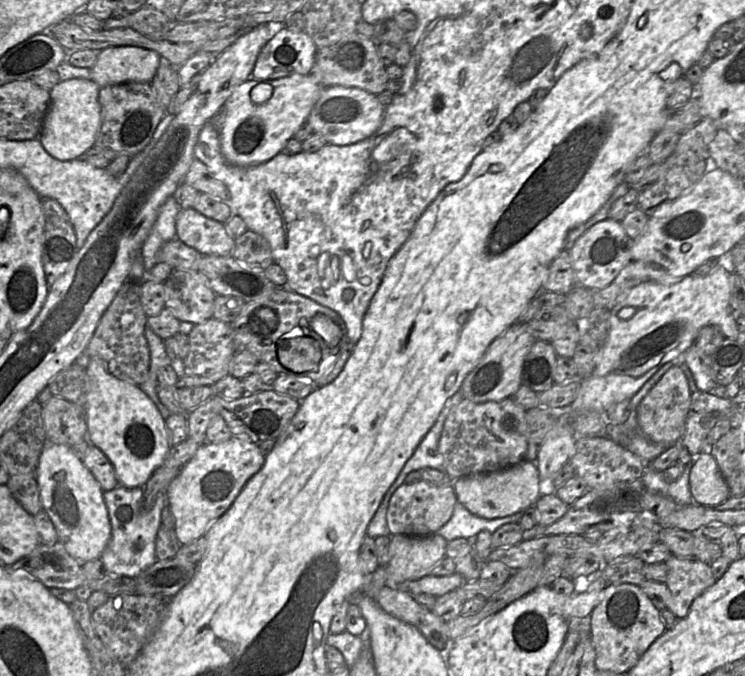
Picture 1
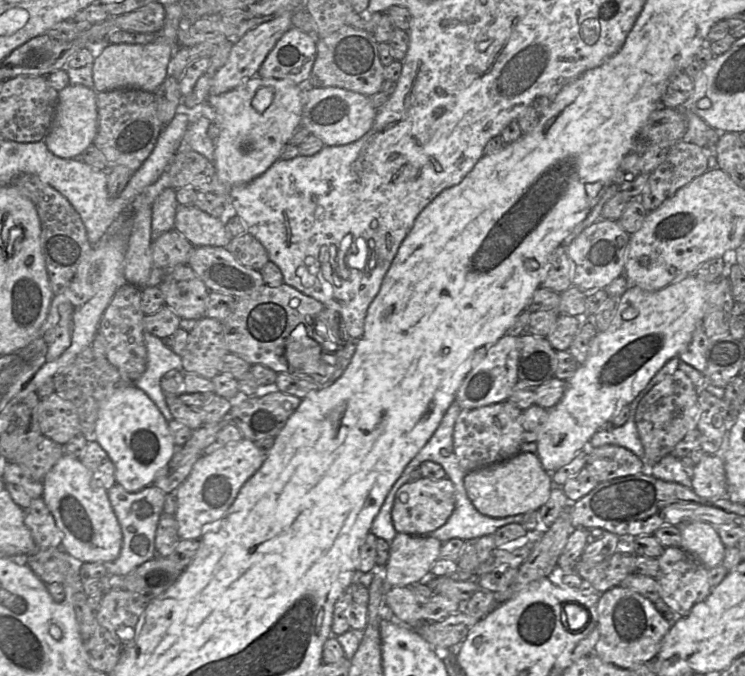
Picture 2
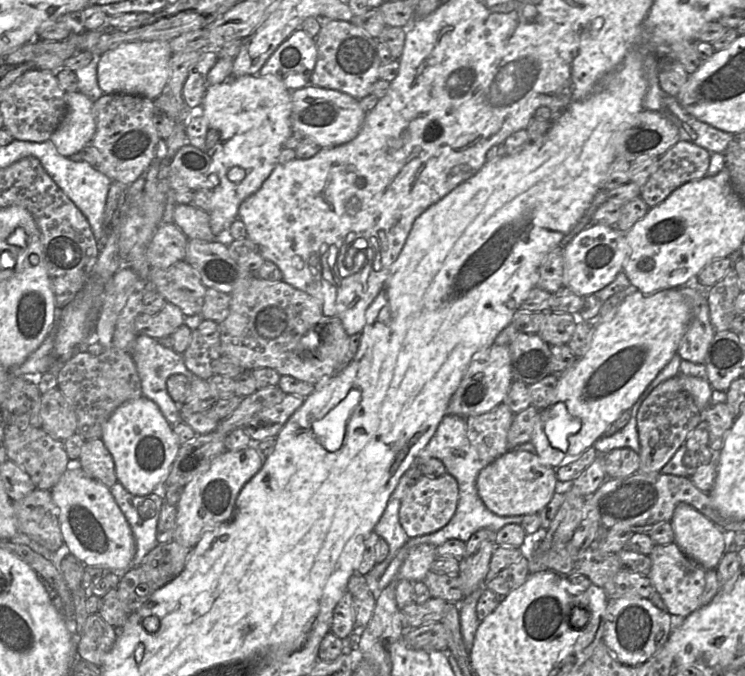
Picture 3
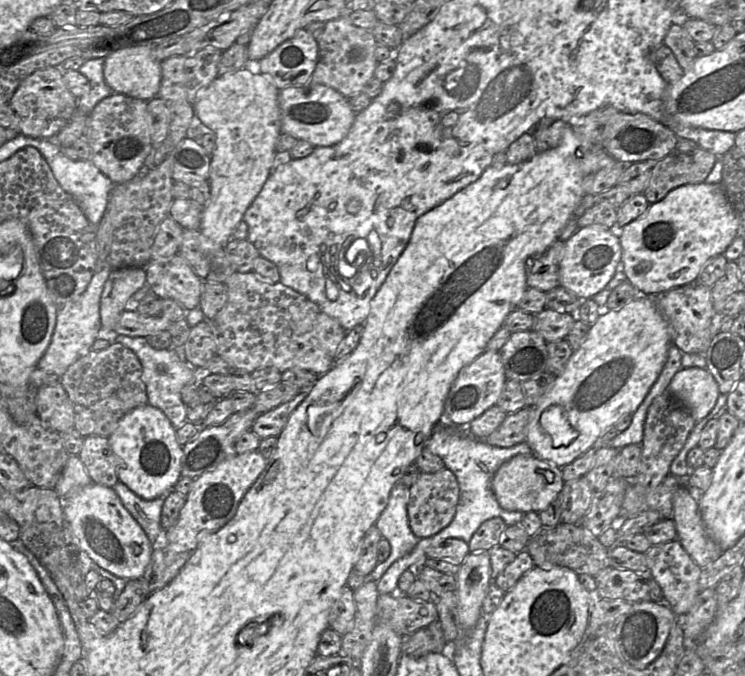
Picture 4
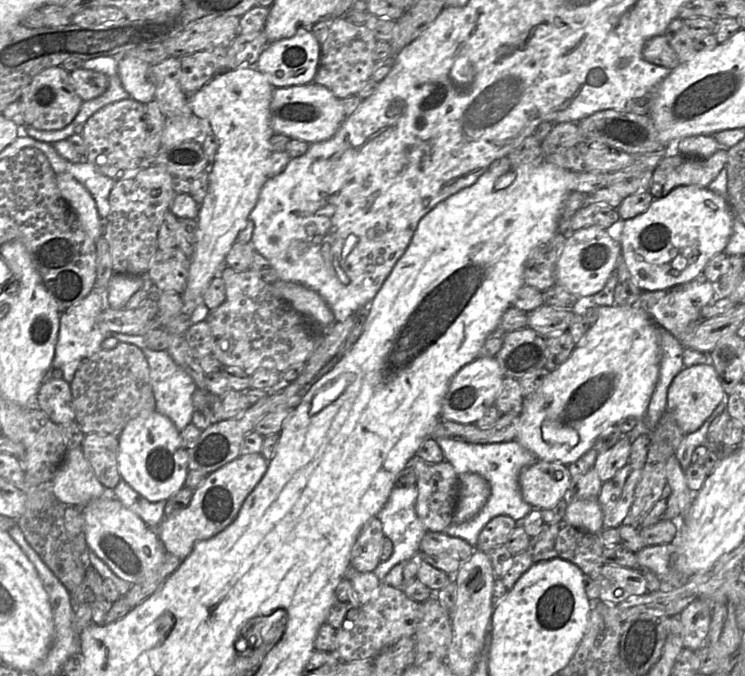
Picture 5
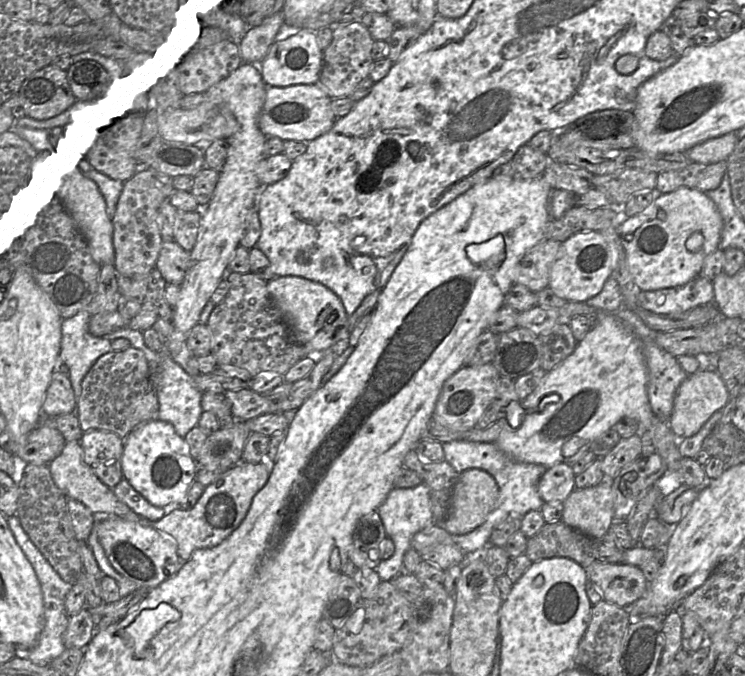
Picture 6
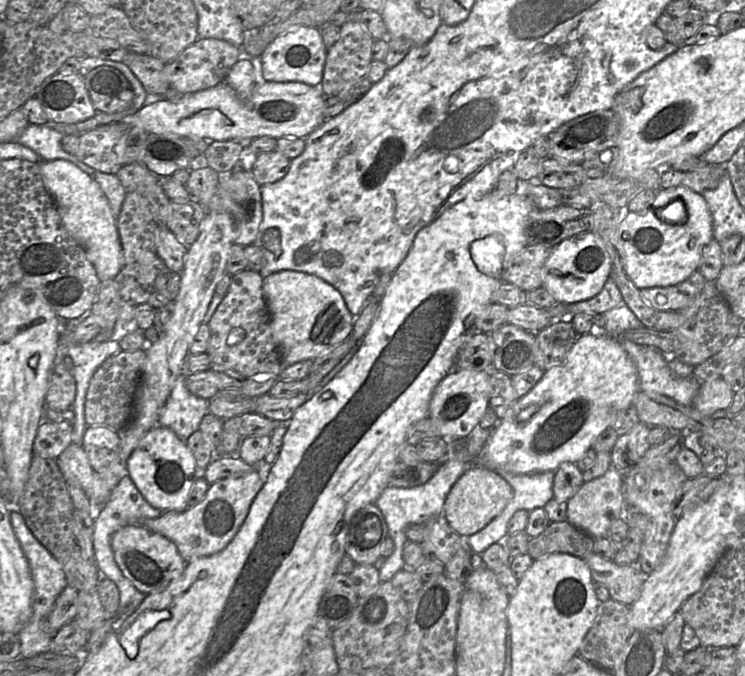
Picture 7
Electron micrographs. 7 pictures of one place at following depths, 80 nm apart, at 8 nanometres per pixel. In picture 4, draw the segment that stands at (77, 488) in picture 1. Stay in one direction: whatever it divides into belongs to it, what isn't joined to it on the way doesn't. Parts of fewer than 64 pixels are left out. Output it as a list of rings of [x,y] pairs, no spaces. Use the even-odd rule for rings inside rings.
[[[90,483],[73,491],[63,500],[64,521],[78,540],[79,548],[101,568],[125,580],[140,579],[150,561],[153,545],[137,521],[123,506],[120,498],[110,487]]]

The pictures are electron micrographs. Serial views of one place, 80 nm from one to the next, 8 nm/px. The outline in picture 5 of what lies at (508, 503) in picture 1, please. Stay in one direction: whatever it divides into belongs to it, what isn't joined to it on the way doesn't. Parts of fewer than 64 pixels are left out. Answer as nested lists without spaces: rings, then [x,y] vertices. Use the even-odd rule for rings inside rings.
[[[538,460],[519,474],[522,497],[534,509],[549,509],[563,500],[571,482],[568,467]]]

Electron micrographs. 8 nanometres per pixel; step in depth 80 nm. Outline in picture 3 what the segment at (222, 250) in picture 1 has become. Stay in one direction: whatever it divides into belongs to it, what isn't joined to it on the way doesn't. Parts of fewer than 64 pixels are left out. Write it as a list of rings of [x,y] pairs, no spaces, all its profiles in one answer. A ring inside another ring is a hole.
[[[176,204],[173,222],[188,239],[207,242],[218,239],[212,232],[209,213],[193,204]]]

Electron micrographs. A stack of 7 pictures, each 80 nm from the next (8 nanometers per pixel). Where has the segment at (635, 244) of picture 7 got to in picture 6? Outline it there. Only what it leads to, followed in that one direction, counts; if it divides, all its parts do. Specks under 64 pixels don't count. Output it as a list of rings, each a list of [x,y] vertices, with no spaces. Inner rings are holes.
[[[688,187],[659,194],[643,212],[619,226],[629,270],[642,291],[684,285],[701,273],[706,256],[719,248],[723,219],[702,191]]]

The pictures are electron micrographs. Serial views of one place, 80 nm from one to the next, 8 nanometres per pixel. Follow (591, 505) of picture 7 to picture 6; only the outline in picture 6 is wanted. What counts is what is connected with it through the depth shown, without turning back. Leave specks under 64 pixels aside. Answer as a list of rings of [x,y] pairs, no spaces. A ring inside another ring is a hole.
[[[605,477],[596,486],[575,488],[563,502],[562,520],[571,528],[601,540],[614,522],[612,480]]]

